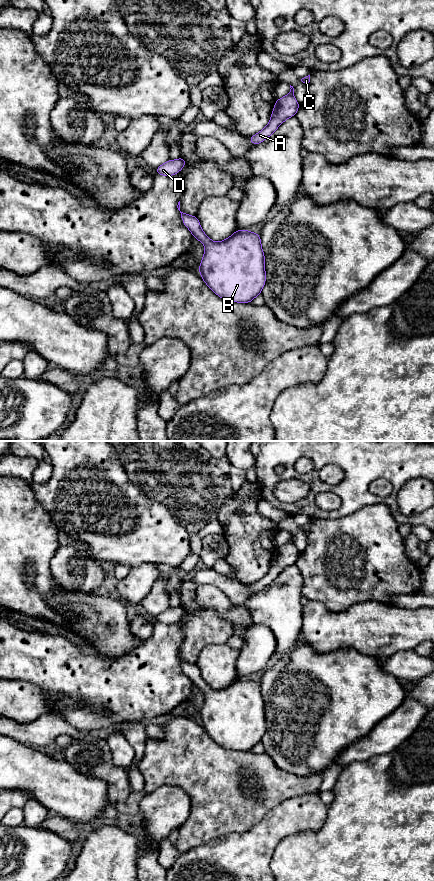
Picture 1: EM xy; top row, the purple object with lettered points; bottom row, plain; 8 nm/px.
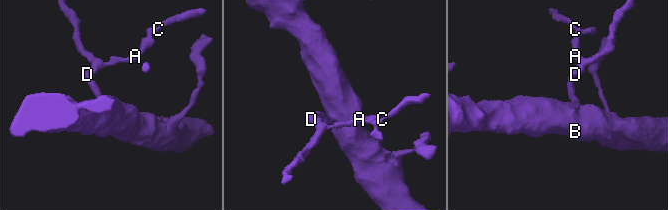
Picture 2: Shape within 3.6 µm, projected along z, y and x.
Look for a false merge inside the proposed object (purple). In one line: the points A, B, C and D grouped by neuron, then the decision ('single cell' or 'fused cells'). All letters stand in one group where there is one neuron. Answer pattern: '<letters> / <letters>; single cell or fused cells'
A B C D; single cell

